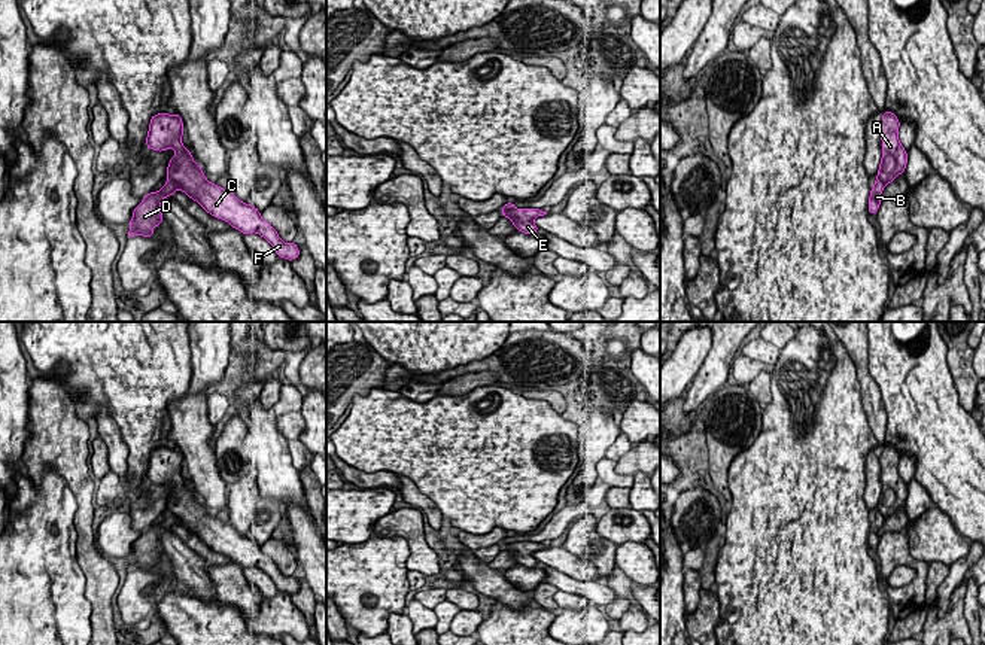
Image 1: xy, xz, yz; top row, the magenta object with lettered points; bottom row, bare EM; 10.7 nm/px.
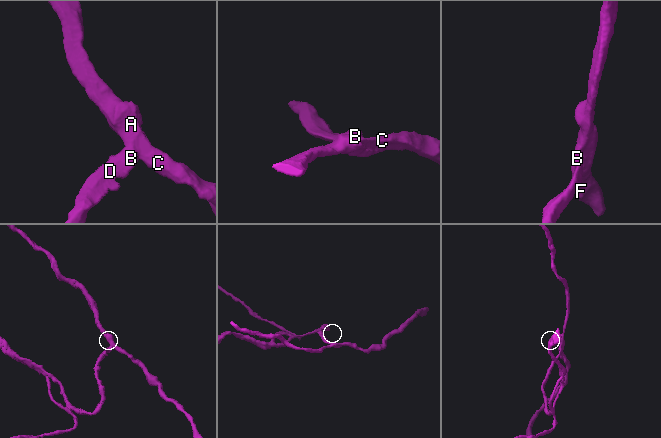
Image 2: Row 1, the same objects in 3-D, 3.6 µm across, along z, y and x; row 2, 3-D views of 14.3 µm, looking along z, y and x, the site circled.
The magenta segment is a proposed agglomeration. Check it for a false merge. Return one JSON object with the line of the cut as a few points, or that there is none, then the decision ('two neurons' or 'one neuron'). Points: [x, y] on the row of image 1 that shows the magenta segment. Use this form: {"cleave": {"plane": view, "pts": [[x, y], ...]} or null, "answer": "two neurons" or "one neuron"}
{"cleave": {"plane": "xy", "pts": [[169, 179], [184, 189]]}, "answer": "two neurons"}

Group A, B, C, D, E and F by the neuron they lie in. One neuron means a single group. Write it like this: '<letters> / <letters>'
A C E F / B D

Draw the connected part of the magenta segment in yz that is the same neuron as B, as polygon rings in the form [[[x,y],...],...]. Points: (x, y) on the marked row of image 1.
[[[876,176],[875,186],[870,189],[870,197],[869,197],[869,213],[876,215],[878,209],[881,206],[881,194],[884,191],[884,183],[882,180]]]

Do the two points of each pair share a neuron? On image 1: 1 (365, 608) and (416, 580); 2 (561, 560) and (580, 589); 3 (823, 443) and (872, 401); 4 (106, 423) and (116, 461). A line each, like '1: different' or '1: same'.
1: different
2: same
3: different
4: same

